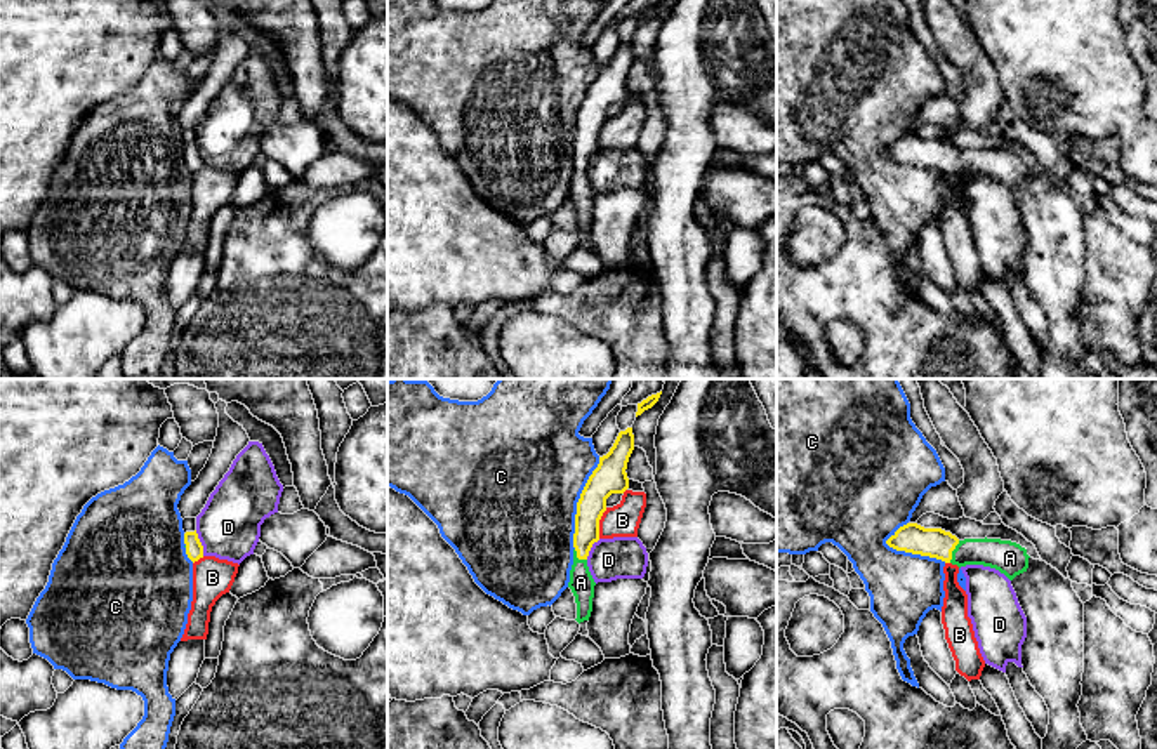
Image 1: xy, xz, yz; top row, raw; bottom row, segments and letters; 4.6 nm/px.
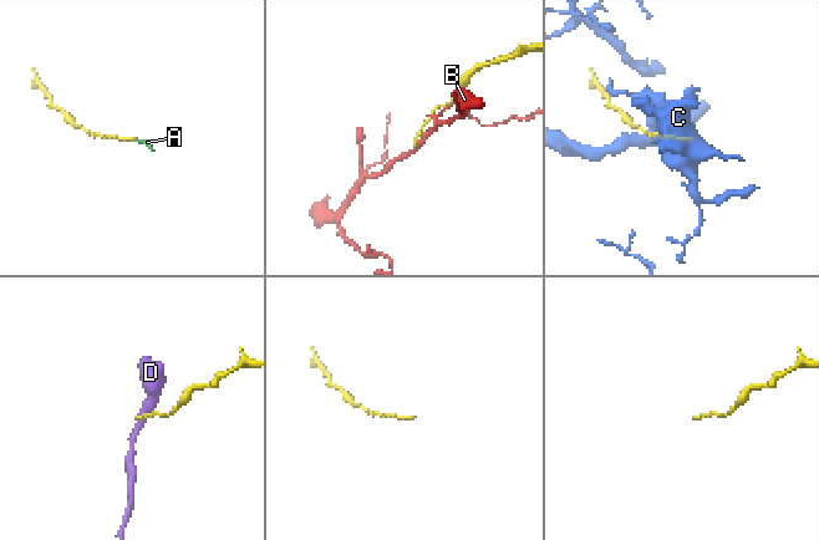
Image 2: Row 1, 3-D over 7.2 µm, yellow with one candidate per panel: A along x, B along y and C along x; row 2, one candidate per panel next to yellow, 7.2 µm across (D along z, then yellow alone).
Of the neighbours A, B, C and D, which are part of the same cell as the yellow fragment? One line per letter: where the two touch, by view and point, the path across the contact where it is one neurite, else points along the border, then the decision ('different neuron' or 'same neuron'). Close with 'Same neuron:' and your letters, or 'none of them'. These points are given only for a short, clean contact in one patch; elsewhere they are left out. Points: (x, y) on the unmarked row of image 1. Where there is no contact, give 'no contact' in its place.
A: meets yellow in yz at (952, 160); runs through yz (935, 153), (952, 160), (1003, 165); same neuron
B: meets yellow in xz at (598, 134); border along xz (607, 119), (600, 131), (598, 148); different neuron
C: meets yellow in xz at (577, 113); different neuron
D: meets yellow in xy at (200, 153); border along xy (195, 141), (204, 165); different neuron
Same neuron: A

